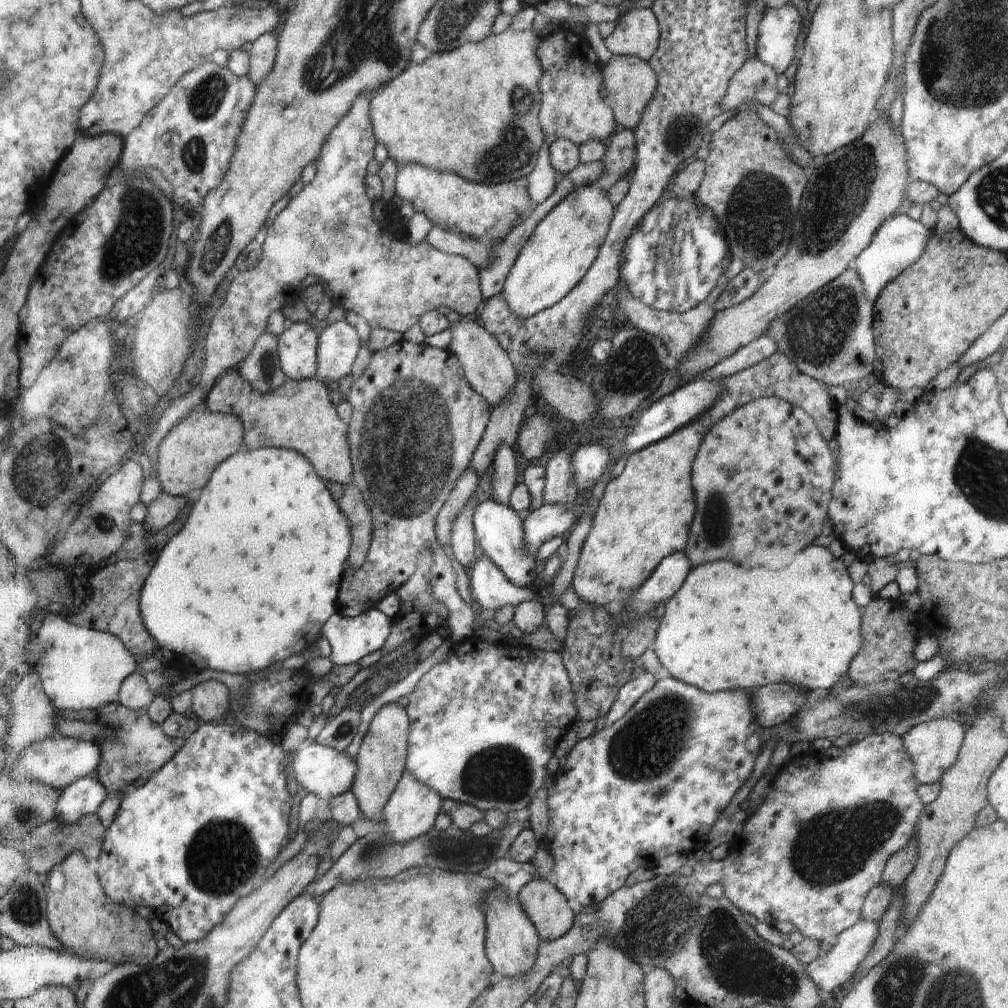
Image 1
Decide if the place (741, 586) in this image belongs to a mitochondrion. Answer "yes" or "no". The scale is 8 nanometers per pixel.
no

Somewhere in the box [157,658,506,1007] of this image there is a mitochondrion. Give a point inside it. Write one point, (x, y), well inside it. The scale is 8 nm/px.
(222, 856)

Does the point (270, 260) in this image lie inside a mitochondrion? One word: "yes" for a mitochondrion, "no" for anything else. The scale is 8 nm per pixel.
no

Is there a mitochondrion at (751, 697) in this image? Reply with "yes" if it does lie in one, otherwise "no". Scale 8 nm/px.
no

